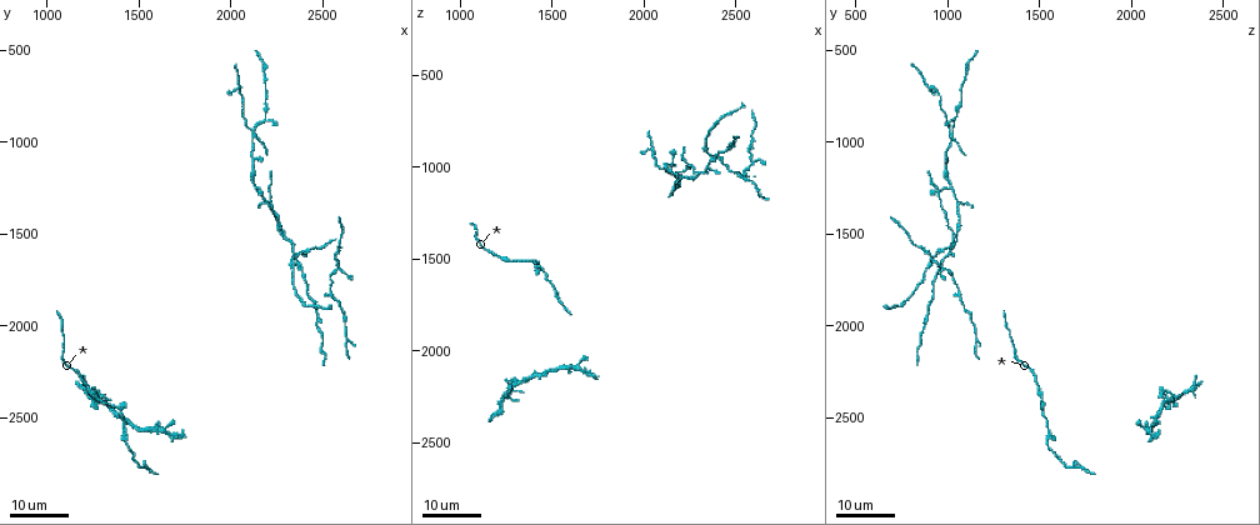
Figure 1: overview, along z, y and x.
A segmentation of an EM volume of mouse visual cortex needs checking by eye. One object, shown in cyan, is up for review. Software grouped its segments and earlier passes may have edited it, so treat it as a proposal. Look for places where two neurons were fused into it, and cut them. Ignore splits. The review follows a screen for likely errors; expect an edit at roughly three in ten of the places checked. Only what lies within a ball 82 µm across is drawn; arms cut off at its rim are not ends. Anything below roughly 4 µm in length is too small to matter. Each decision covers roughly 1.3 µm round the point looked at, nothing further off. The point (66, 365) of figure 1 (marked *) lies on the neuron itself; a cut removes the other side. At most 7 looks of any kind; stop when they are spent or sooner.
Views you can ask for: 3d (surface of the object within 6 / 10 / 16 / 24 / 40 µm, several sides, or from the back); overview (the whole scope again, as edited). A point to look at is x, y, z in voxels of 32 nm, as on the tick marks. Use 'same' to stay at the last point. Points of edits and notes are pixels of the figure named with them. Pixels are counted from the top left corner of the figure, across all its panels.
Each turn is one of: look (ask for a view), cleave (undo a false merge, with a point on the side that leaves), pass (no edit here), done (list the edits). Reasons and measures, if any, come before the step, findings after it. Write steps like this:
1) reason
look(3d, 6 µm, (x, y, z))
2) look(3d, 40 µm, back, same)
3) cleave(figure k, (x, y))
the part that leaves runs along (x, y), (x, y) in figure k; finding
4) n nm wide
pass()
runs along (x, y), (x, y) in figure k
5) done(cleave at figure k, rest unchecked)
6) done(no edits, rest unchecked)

narrows sharply
look(3d, 24 µm, (2520, 1800, 1040))

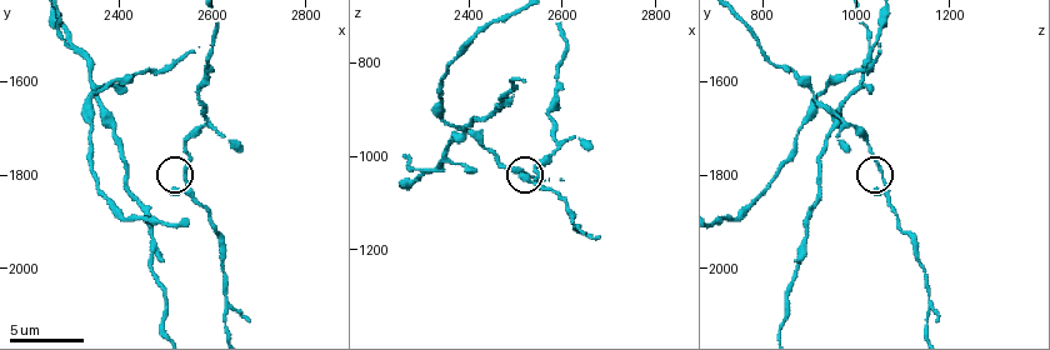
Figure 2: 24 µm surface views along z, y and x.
zoom in
look(3d, 10 µm, (2535, 1795, 1055))

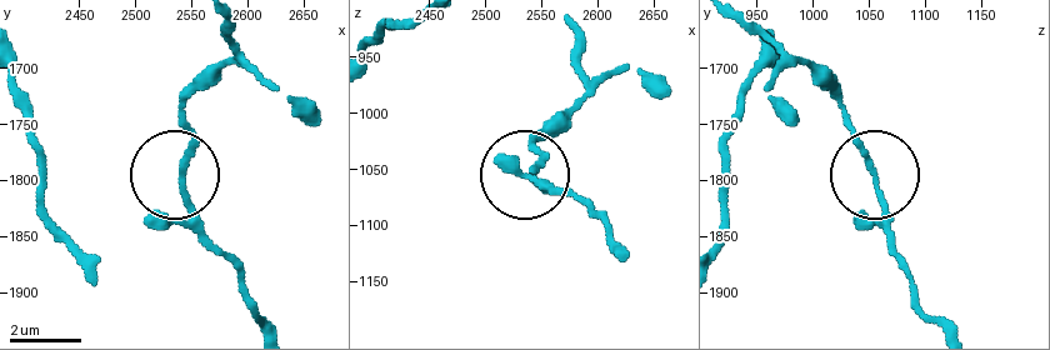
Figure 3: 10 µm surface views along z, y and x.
160 nm wide
pass()
continuous, no second neuron

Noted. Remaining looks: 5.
three arms meet
look(3d, 10 µm, (2585, 1665, 950))

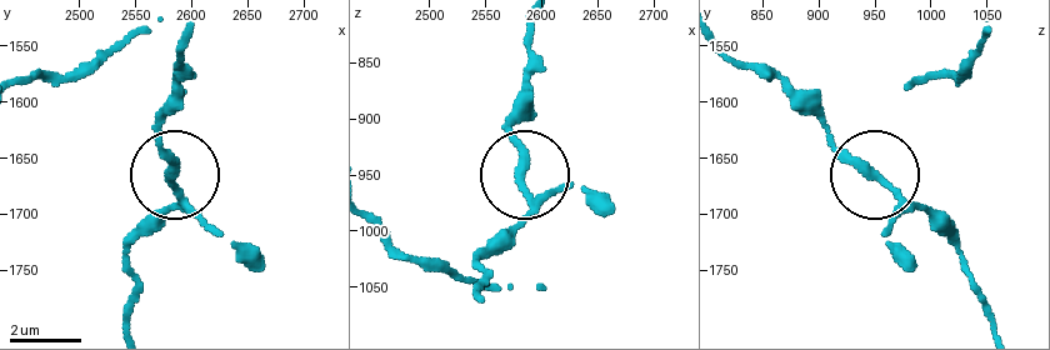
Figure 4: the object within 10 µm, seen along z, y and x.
pass()
all the same neuron

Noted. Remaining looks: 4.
branch point
look(3d, 10 µm, (2365, 1650, 970))

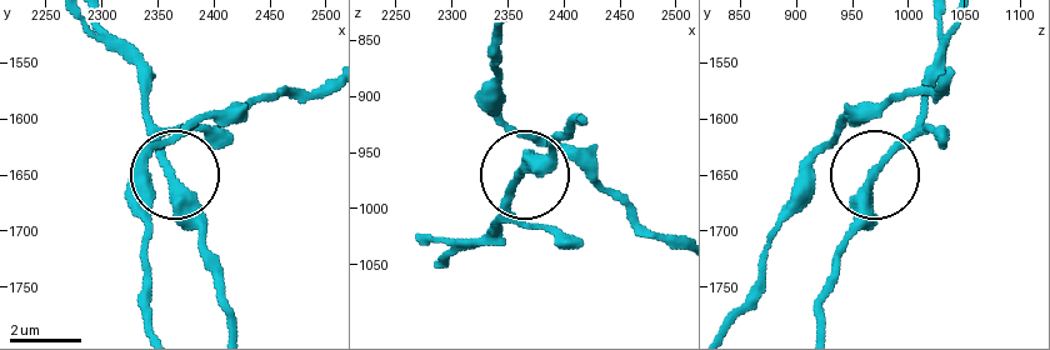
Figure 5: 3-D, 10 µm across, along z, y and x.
230 nm wide
pass()
one neuron here

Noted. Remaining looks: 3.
done(no edits, rest unchecked)

